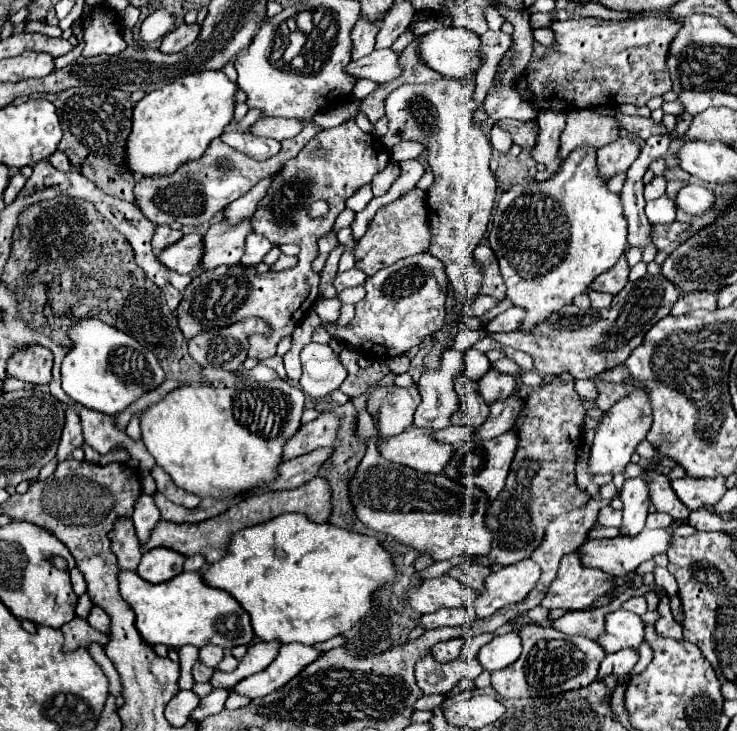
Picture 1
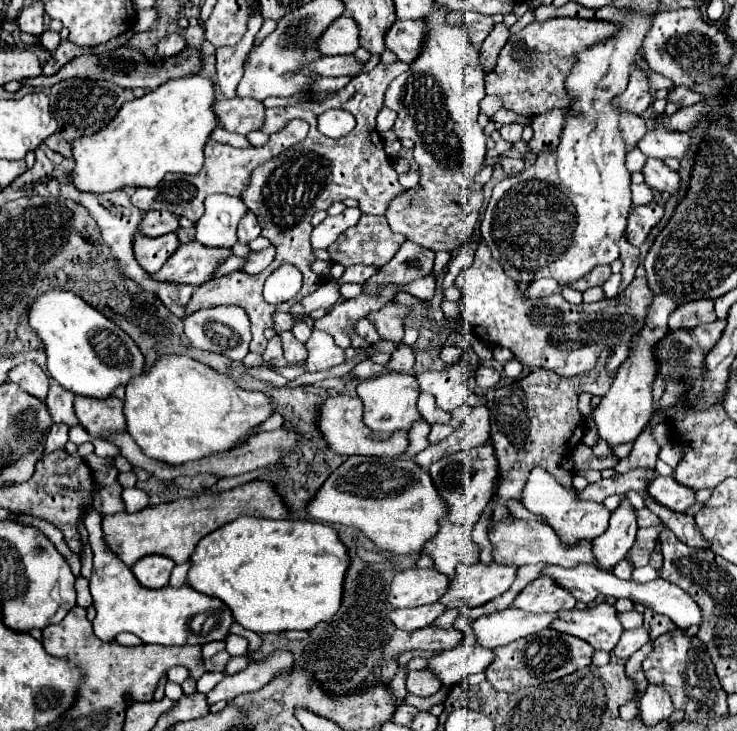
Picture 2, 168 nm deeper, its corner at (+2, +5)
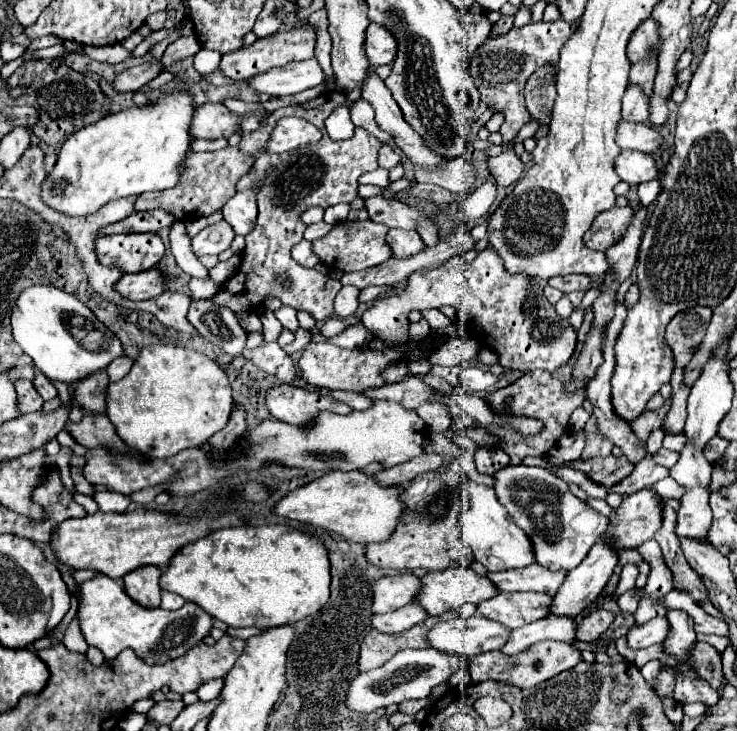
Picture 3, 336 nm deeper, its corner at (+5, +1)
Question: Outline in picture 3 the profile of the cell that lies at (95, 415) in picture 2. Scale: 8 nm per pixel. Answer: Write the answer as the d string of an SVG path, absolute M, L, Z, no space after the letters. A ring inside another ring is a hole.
M97 371L89 379L81 379L75 391L75 403L83 407L85 413L105 413L105 387L109 383L107 371Z

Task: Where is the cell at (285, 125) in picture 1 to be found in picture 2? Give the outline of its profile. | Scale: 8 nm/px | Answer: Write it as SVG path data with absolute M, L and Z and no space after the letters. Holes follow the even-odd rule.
M220 99L214 111L226 131L248 135L250 131L260 131L266 121L266 107L256 99Z

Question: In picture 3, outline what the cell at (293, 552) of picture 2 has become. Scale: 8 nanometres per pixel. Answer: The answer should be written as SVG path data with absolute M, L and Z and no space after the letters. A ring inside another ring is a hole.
M239 525L211 531L179 549L159 579L161 589L197 603L211 617L221 619L231 627L257 627L261 631L279 625L293 625L317 613L329 601L329 583L329 557L323 543L289 525Z

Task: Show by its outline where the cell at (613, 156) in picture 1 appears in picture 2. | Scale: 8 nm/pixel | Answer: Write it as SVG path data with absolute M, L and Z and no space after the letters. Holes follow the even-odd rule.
M622 113L620 115L620 133L622 133L626 149L634 149L636 143L646 135L646 123L638 115Z

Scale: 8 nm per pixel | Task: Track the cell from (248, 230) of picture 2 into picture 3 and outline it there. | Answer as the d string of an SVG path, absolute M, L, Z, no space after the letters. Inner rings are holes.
M257 181L255 185L251 185L249 189L235 193L229 203L225 203L223 207L223 219L233 227L233 231L237 235L247 235L257 219L257 201L255 195L257 191L263 187L263 181Z

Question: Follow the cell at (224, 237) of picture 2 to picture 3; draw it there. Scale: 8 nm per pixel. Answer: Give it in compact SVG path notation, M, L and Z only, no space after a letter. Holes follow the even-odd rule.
M219 221L211 227L205 227L191 239L191 247L195 257L201 255L219 255L221 251L229 249L235 233L227 221Z

